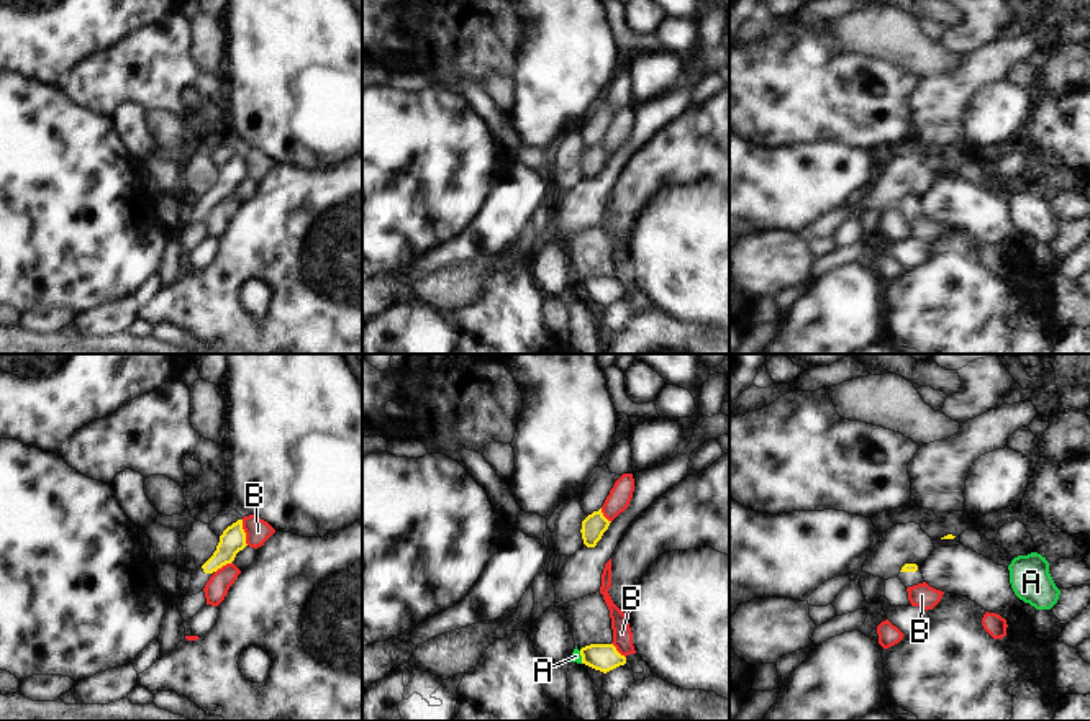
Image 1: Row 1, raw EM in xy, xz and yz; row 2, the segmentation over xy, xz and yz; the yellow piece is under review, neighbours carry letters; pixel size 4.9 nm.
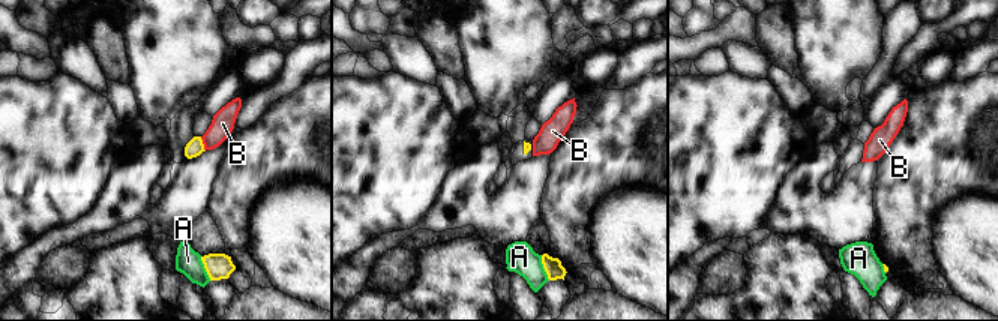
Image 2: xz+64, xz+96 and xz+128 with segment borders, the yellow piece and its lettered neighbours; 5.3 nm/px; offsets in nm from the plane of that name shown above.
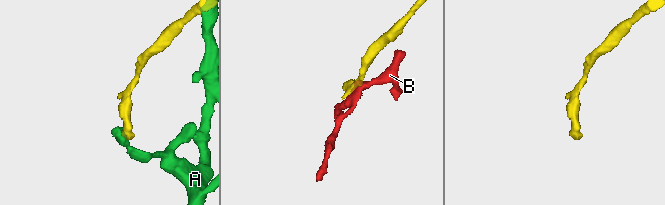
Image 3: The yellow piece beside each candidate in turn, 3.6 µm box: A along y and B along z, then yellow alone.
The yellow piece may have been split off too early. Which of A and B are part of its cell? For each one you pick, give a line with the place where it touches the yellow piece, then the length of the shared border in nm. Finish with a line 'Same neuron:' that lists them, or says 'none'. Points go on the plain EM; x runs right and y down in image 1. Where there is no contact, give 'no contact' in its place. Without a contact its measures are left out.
Same neuron: none

